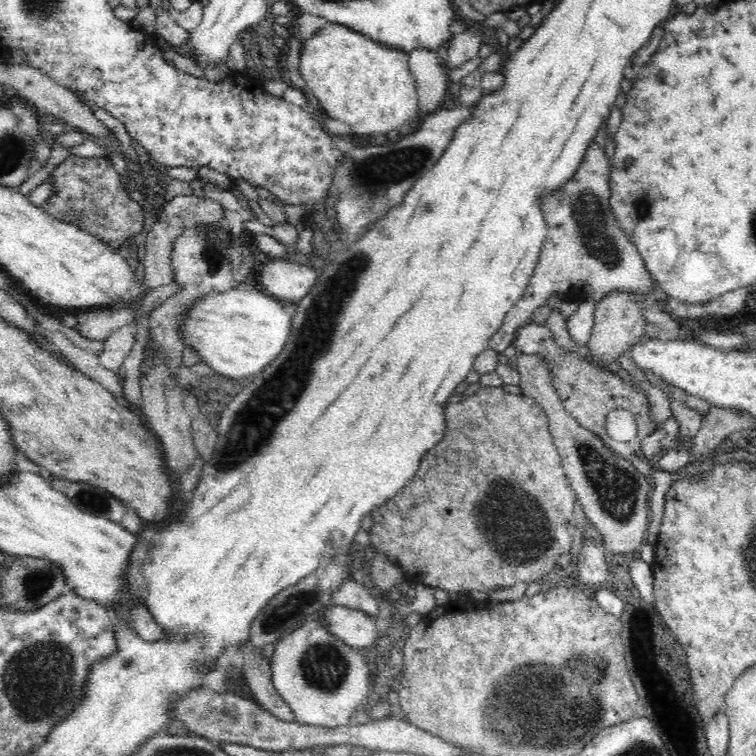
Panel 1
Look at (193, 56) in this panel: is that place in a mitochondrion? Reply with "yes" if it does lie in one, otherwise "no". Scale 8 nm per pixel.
no

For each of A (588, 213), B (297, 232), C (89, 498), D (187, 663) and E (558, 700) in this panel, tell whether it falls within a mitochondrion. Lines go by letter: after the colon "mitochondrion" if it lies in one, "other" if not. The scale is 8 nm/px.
A: mitochondrion
B: other
C: mitochondrion
D: other
E: mitochondrion

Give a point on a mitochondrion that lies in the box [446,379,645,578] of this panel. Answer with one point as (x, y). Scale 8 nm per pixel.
(517, 526)

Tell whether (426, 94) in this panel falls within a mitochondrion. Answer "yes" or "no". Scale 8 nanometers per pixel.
no

